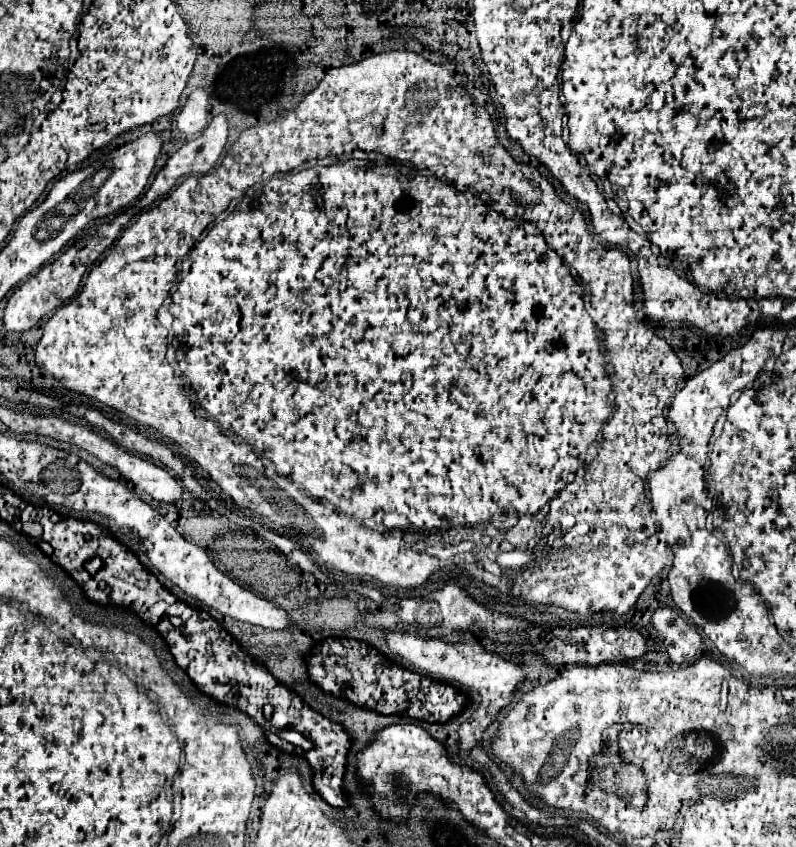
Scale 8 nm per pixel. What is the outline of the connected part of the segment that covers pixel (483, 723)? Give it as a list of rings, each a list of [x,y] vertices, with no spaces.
[[[385,628],[381,630],[381,634],[389,646],[389,654],[393,660],[399,660],[401,664],[407,662],[411,666],[411,670],[415,670],[419,674],[427,674],[435,680],[445,680],[449,684],[459,682],[463,688],[475,690],[481,696],[483,702],[477,706],[477,710],[471,714],[471,718],[467,722],[463,722],[457,730],[459,746],[467,748],[469,752],[479,744],[483,730],[491,724],[491,720],[497,716],[497,712],[511,702],[513,692],[525,680],[525,674],[521,672],[521,668],[515,662],[501,660],[497,654],[487,652],[477,642],[447,644],[443,640],[421,640],[417,636],[407,636],[403,632],[391,632]]]

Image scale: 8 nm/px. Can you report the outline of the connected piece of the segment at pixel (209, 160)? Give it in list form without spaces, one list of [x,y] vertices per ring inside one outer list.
[[[219,114],[219,116],[213,116],[213,120],[205,126],[203,134],[199,138],[193,138],[189,142],[185,142],[175,154],[169,156],[169,160],[165,162],[165,166],[157,172],[155,180],[151,182],[150,188],[147,189],[144,196],[140,197],[139,203],[142,205],[142,210],[145,207],[150,206],[157,198],[166,195],[175,186],[175,176],[187,176],[187,174],[207,174],[209,170],[215,168],[223,148],[225,148],[225,142],[227,142],[227,130],[229,130],[229,124],[227,124],[227,118],[225,114]]]

